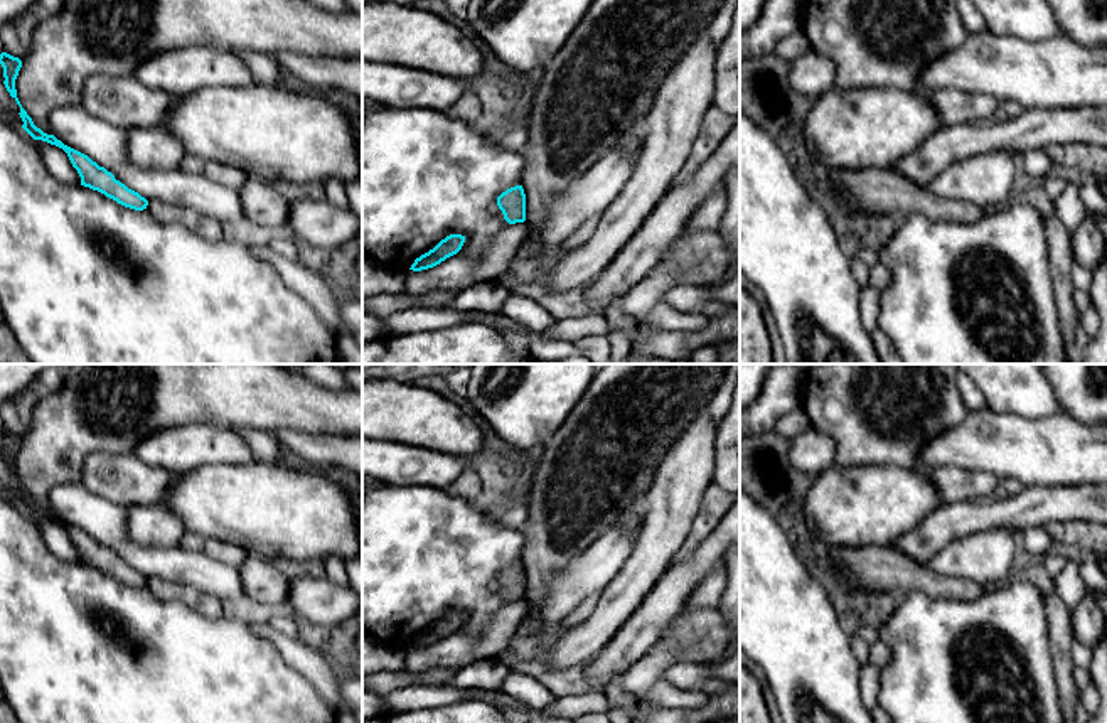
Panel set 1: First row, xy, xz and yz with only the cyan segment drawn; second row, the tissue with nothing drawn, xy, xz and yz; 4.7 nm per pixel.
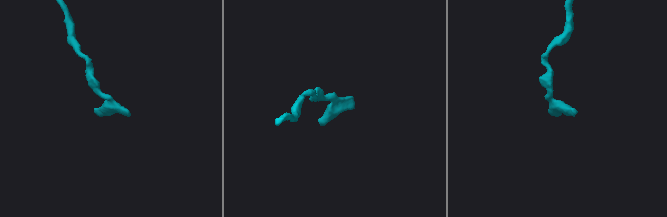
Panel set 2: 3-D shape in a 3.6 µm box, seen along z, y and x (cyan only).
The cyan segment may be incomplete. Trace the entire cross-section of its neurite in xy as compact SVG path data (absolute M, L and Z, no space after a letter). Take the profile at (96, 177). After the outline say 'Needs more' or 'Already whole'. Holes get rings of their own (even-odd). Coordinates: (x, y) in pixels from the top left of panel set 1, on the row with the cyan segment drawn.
M2 52L0 54L0 64L3 67L3 78L5 78L3 84L5 84L7 91L10 93L10 96L20 106L19 115L24 121L22 128L34 140L42 140L42 142L47 142L51 145L62 148L67 153L72 167L78 170L78 174L81 177L81 185L89 187L93 190L98 190L98 192L104 194L106 197L116 201L118 204L121 204L125 207L130 207L135 211L147 209L148 201L145 197L142 197L138 192L128 189L120 180L116 180L115 175L111 172L108 172L104 167L99 167L88 155L64 145L54 135L47 135L40 128L37 128L17 98L15 79L19 76L20 67L22 67L22 61L19 57L7 54L7 52Z. Already whole

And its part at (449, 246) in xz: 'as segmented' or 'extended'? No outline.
as segmented

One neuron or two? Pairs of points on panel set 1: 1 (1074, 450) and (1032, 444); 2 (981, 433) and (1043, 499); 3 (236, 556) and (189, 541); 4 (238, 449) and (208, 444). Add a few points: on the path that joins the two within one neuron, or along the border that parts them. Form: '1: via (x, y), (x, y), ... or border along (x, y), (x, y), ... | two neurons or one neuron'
1: via (1064, 450), (1057, 450), (1047, 440), (1042, 444) | one neuron
2: border along (1070, 486), (1023, 487) | two neurons
3: via (224, 551), (201, 543) | one neuron
4: via (231, 449), (214, 445) | one neuron

